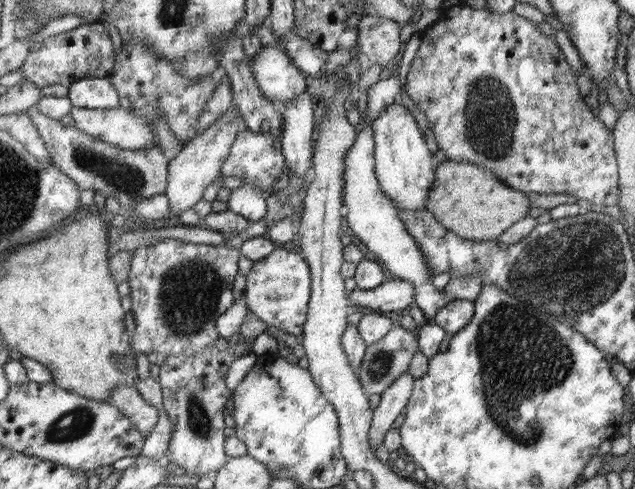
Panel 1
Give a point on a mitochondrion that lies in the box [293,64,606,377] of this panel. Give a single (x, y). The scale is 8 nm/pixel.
(490, 135)

